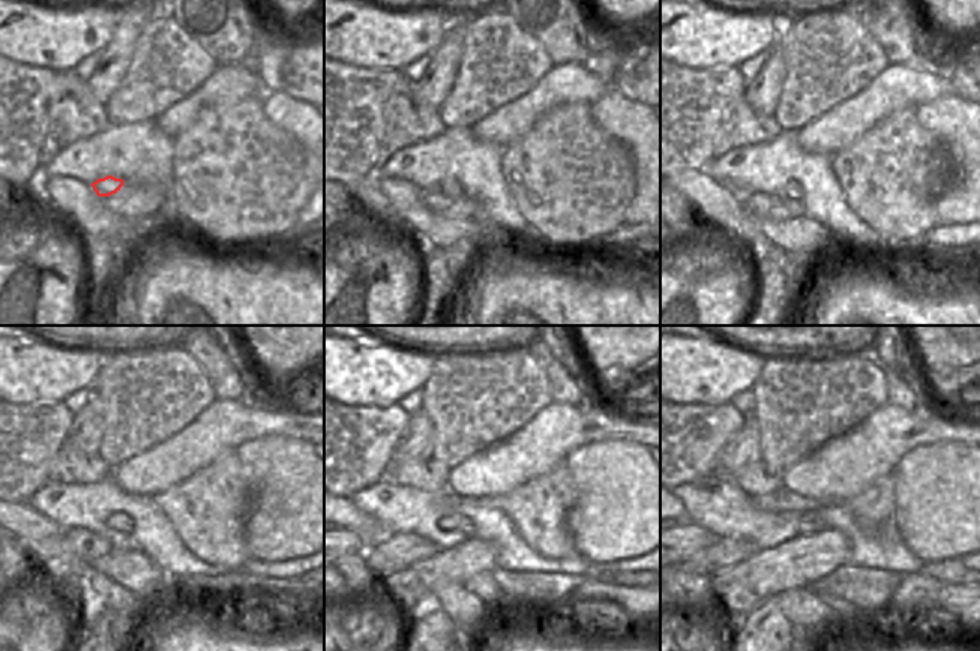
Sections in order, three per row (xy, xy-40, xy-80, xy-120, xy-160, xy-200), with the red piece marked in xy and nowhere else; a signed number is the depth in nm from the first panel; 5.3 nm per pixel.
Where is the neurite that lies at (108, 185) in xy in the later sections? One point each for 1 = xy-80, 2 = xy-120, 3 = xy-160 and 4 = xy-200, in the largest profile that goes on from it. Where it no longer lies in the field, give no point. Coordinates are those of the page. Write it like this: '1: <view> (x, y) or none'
1: xy-80 (793, 189)
2: xy-120 (117, 522)
3: xy-160 (458, 522)
4: xy-200 (809, 522)

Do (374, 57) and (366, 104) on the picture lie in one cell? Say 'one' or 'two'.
two

